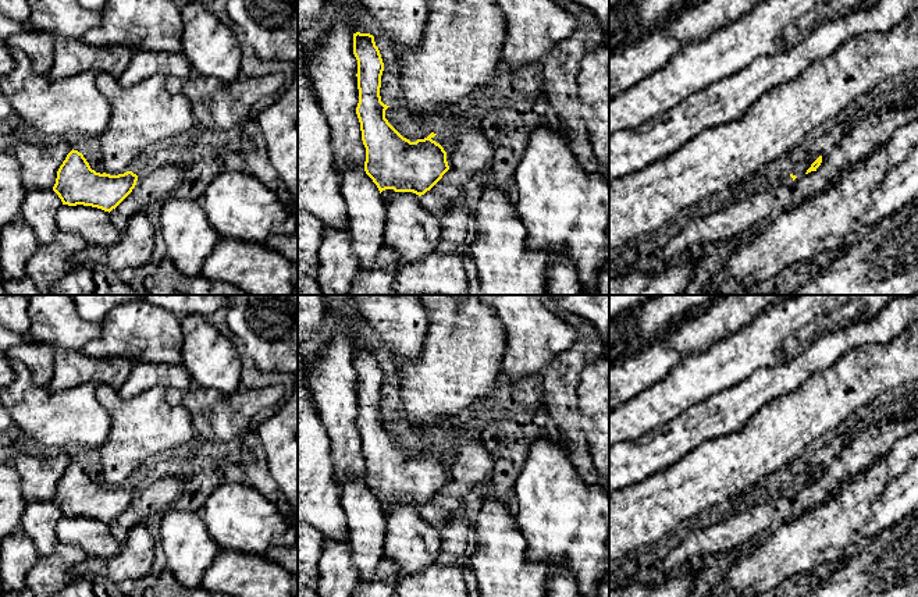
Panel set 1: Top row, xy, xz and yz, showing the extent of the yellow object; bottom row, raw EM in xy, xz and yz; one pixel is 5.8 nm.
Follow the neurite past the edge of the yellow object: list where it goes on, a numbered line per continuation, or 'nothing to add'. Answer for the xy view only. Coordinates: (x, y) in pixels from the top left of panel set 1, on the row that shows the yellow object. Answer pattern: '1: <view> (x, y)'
nothing to add

